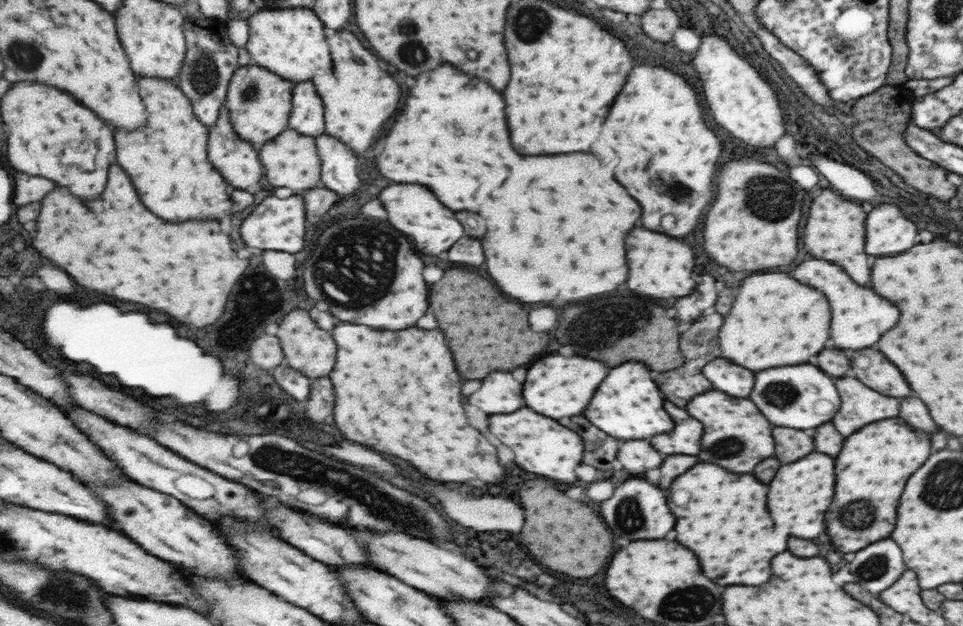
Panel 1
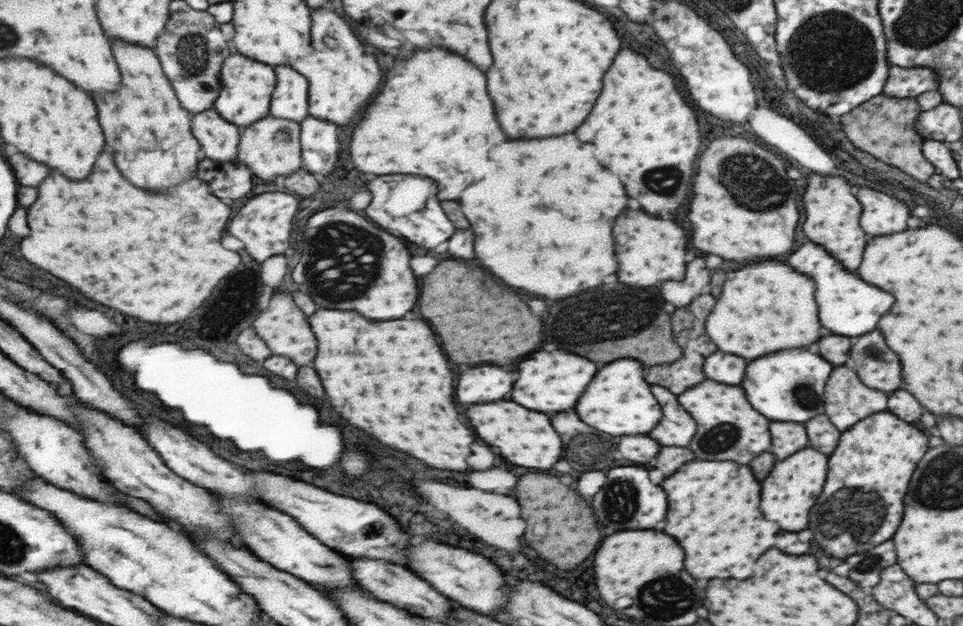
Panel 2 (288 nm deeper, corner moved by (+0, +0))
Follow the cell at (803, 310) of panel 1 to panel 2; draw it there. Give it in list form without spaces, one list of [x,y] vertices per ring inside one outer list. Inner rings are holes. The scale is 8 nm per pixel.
[[[765,260],[745,266],[733,272],[731,280],[723,282],[721,296],[717,298],[719,304],[715,304],[711,316],[707,316],[705,332],[719,344],[721,352],[743,356],[745,360],[809,346],[821,336],[813,292],[813,280],[793,272],[785,264]]]

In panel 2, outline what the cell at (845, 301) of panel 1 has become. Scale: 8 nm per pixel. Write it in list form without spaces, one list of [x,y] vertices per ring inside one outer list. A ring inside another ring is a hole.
[[[803,244],[799,250],[795,250],[787,260],[791,268],[799,268],[805,276],[811,276],[815,280],[815,302],[819,308],[819,316],[823,316],[823,326],[839,336],[861,336],[875,328],[881,314],[885,314],[891,304],[893,296],[887,292],[881,292],[875,286],[869,286],[861,282],[857,276],[847,274],[847,270],[841,268],[837,260],[833,260],[821,246],[817,244]]]

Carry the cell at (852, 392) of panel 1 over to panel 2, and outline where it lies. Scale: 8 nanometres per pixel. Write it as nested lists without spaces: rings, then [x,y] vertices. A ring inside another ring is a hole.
[[[837,366],[827,380],[827,400],[823,400],[825,414],[837,430],[847,430],[861,418],[883,412],[887,408],[885,392],[875,392],[859,382],[855,372]]]

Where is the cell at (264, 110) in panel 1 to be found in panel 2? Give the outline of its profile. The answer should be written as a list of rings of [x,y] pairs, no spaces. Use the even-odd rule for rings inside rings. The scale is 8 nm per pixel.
[[[233,54],[231,58],[227,58],[225,68],[223,68],[223,92],[219,102],[215,104],[215,108],[219,110],[219,114],[243,128],[253,128],[255,124],[259,124],[261,120],[269,118],[273,112],[273,98],[275,98],[275,90],[279,86],[277,82],[277,70],[275,66],[257,62],[253,58],[245,58],[243,54]]]

